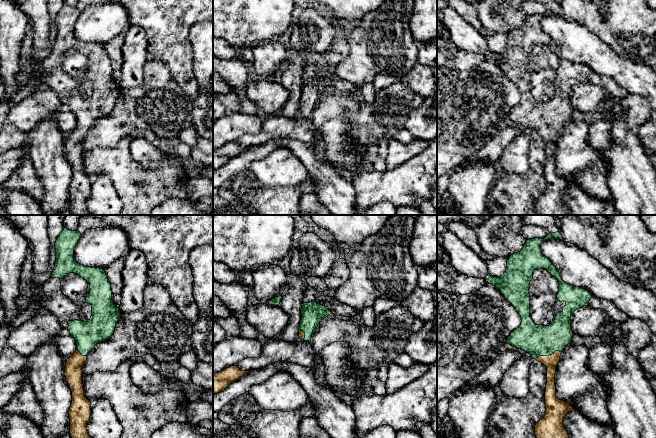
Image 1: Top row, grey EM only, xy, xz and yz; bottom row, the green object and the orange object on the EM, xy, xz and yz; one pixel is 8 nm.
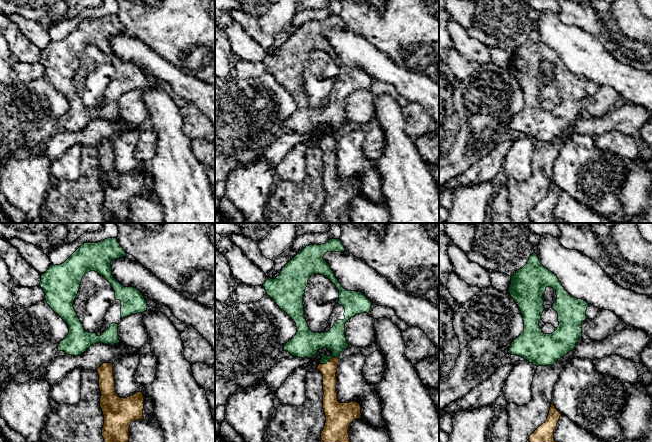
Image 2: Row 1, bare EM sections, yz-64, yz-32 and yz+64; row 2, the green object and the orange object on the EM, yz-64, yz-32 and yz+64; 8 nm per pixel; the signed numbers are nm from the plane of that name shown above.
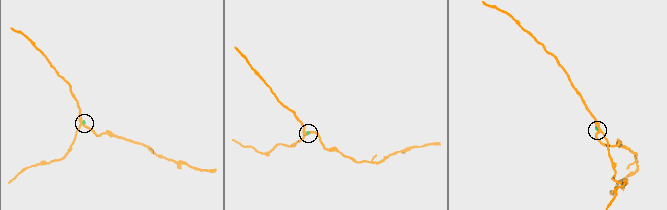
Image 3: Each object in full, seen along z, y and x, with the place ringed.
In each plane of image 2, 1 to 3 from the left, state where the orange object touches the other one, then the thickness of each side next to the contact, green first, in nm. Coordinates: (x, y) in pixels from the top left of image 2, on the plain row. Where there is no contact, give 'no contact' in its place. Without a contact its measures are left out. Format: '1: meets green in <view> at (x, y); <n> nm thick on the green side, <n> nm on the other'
1: no contact
2: meets green in yz-32 at (328, 137); 220 nm thick on the green side, 120 nm on the other
3: no contact

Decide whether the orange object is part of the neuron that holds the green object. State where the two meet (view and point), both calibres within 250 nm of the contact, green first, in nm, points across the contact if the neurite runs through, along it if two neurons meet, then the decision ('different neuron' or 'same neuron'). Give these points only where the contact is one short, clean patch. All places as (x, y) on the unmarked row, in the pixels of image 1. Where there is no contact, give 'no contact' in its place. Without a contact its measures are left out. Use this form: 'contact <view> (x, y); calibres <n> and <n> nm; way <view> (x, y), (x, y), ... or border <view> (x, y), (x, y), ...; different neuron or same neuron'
contact yz (548, 131); calibres 260 and 110 nm; way yz (537, 116), (548, 131), (551, 137); same neuron

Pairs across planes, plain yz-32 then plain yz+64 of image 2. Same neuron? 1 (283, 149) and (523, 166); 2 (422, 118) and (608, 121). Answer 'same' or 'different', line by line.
1: different
2: same

